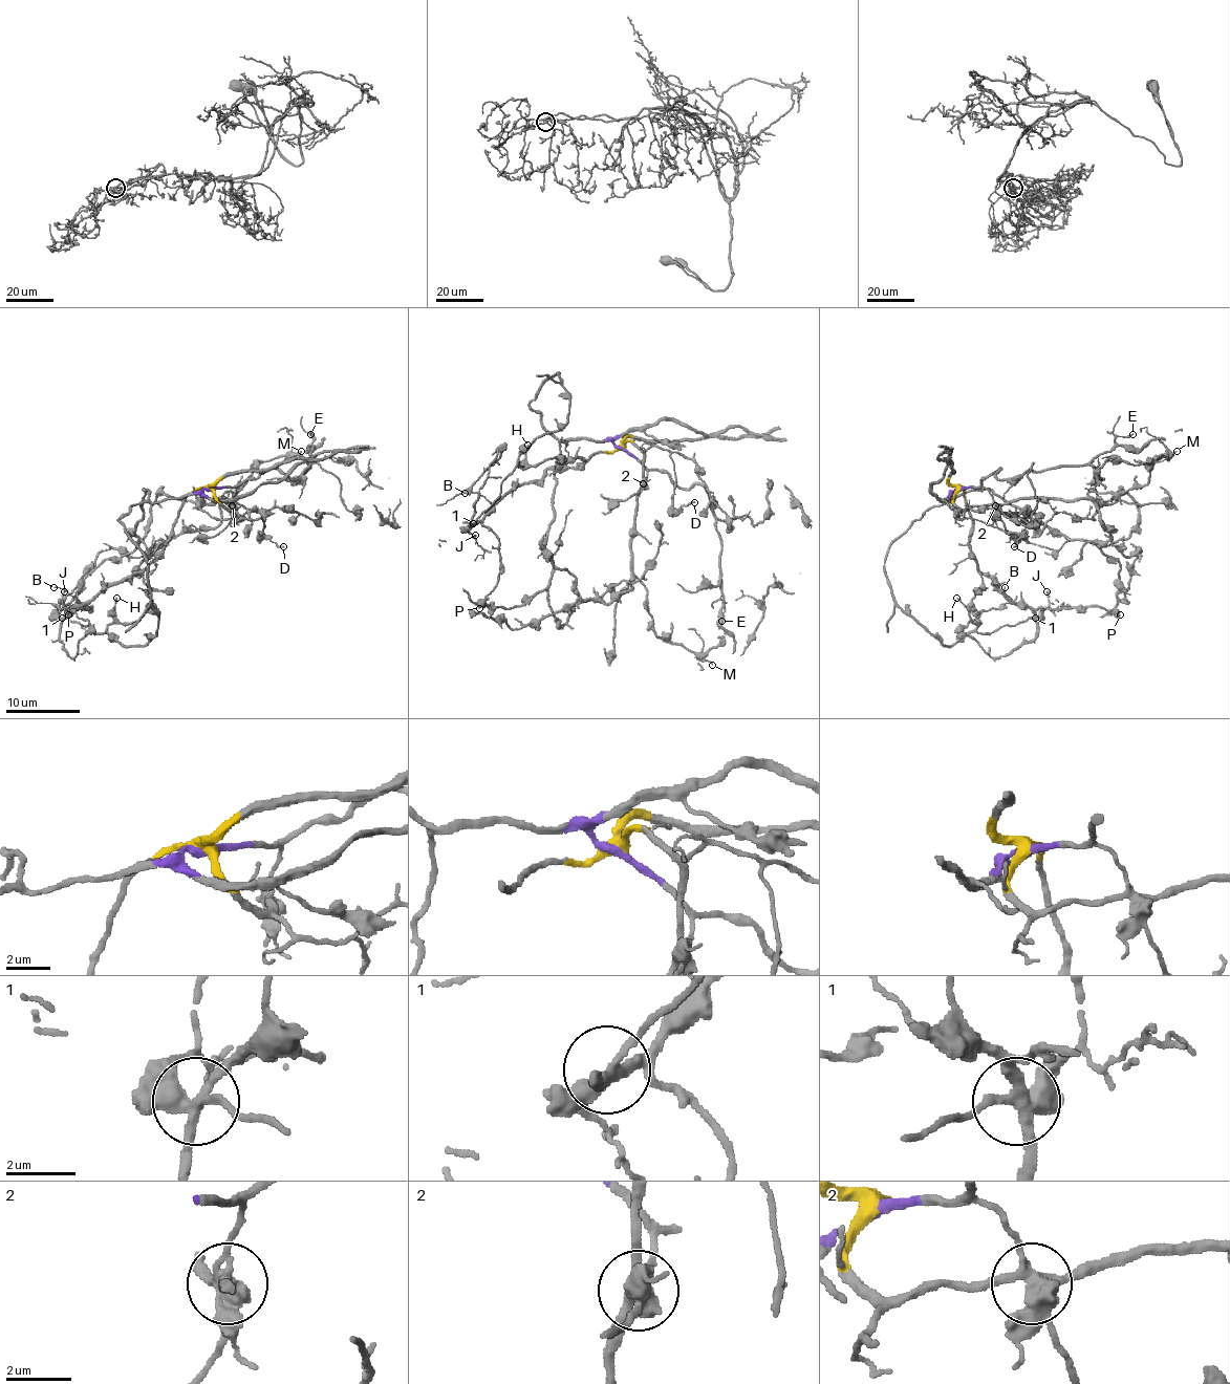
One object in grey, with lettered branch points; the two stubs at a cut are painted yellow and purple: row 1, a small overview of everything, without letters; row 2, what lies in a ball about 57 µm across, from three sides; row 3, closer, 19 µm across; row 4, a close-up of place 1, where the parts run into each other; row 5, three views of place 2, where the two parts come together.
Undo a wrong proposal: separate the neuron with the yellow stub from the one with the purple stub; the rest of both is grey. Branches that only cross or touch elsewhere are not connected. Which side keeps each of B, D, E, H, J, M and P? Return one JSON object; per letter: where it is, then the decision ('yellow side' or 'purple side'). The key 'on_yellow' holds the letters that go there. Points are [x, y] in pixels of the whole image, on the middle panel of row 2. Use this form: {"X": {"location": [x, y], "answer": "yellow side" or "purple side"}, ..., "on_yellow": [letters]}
{"B": {"location": [465, 493], "answer": "yellow side"}, "D": {"location": [694, 502], "answer": "yellow side"}, "E": {"location": [721, 621], "answer": "purple side"}, "H": {"location": [527, 445], "answer": "purple side"}, "J": {"location": [475, 535], "answer": "purple side"}, "M": {"location": [712, 665], "answer": "yellow side"}, "P": {"location": [479, 608], "answer": "yellow side"}, "on_yellow": ["B", "D", "M", "P"]}

